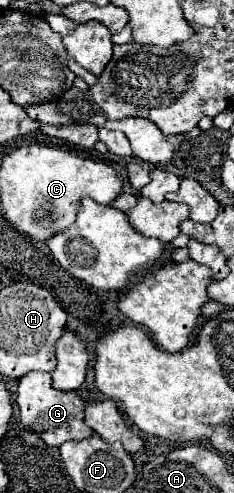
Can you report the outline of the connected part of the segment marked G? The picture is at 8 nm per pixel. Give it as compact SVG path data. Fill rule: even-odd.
M29 372L19 380L17 386L17 404L19 404L19 416L21 424L35 432L47 446L61 446L67 440L85 440L93 436L93 430L83 422L83 410L85 402L75 392L61 392L51 386L51 374L47 372Z

